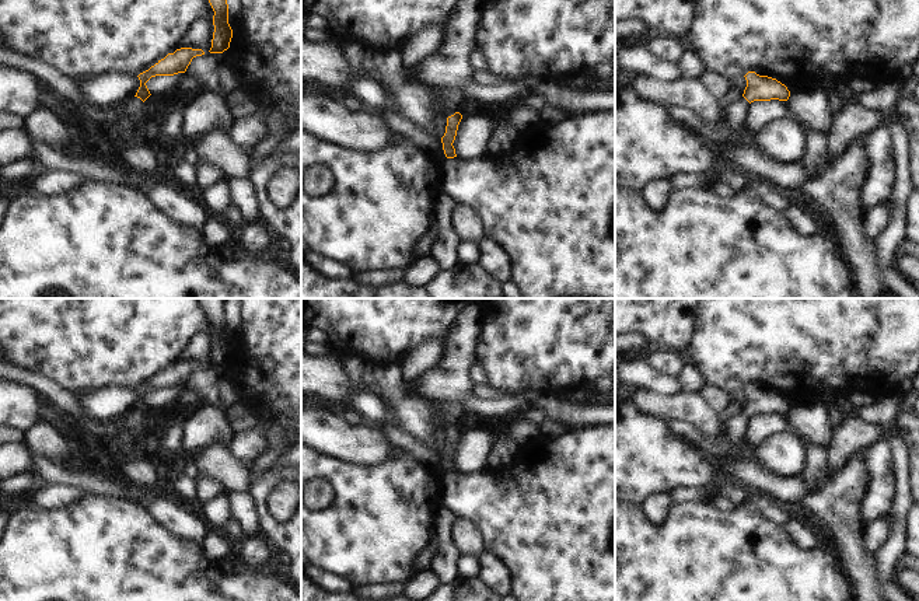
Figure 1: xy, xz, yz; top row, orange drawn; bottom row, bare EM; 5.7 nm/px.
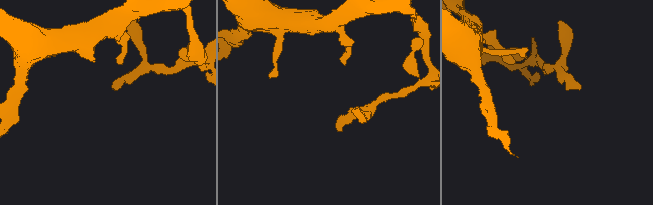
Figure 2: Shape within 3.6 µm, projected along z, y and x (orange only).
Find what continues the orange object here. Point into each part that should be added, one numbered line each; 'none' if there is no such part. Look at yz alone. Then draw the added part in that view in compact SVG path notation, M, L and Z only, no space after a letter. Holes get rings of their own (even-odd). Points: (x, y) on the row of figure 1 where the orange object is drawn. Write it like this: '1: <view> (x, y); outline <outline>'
1: yz (737, 107); outline M742 95L733 98L726 105L726 111L730 113L730 116L720 129L710 127L700 116L685 106L672 105L668 108L668 111L674 120L700 134L705 140L726 141L735 132L744 129L748 104L749 102Z

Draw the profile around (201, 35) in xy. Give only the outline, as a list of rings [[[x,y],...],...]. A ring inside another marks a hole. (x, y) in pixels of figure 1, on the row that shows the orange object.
[[[209,18],[198,21],[191,32],[186,35],[185,43],[182,48],[202,49],[205,55],[209,55],[212,48],[214,25]]]

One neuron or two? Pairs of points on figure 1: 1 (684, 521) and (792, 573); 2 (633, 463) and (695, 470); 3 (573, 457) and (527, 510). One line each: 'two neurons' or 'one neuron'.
1: one neuron
2: one neuron
3: one neuron

